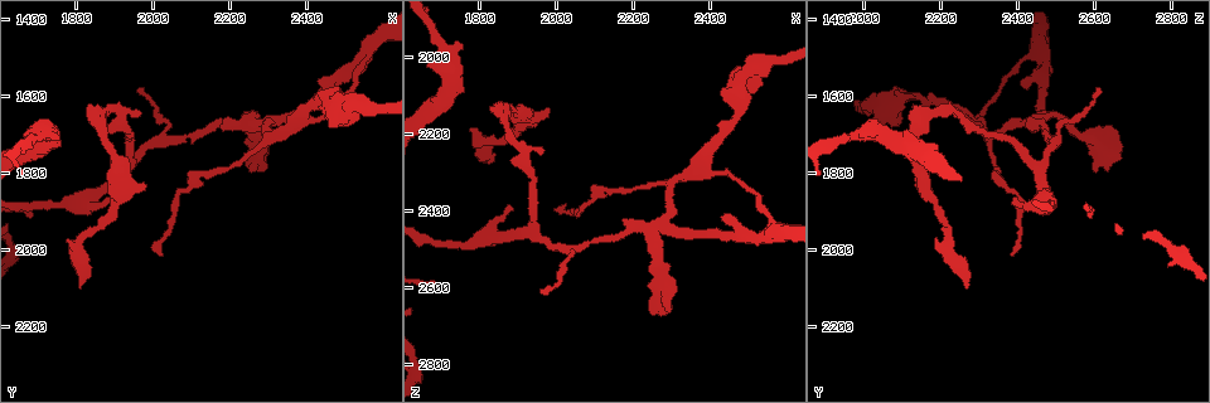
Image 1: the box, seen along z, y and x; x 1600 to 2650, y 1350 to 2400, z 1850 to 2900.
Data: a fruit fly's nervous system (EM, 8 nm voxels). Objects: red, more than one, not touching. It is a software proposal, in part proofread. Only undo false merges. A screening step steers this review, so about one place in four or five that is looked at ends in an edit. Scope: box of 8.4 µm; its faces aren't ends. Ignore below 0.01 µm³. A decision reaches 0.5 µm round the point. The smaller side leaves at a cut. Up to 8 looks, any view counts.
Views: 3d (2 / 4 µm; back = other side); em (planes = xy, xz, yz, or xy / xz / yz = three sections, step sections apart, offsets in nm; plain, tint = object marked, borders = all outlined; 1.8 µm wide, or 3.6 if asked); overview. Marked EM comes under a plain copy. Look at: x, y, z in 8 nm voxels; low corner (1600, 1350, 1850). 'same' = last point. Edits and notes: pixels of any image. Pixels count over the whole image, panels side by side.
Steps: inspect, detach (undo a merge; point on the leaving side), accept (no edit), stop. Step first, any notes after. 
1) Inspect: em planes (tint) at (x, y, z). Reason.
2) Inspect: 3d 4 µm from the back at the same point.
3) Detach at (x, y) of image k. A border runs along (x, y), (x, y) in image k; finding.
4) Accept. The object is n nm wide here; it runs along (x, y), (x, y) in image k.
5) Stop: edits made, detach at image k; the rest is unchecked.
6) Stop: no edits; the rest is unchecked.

Inspect: em planes (tint) at (2270, 1665, 2435).

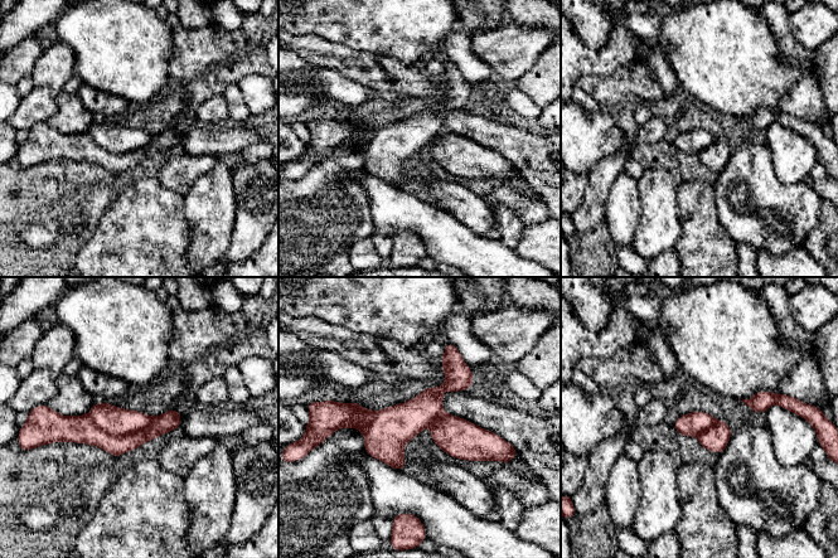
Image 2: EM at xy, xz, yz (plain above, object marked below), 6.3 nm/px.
Detach at (115, 421) of image 2. The part that leaves runs along (449, 349), (450, 381), (368, 450) in image 2; two neurons meet here.

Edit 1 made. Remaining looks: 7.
Inspect: em planes (tint) at (1715, 1695, 2020). A fork.

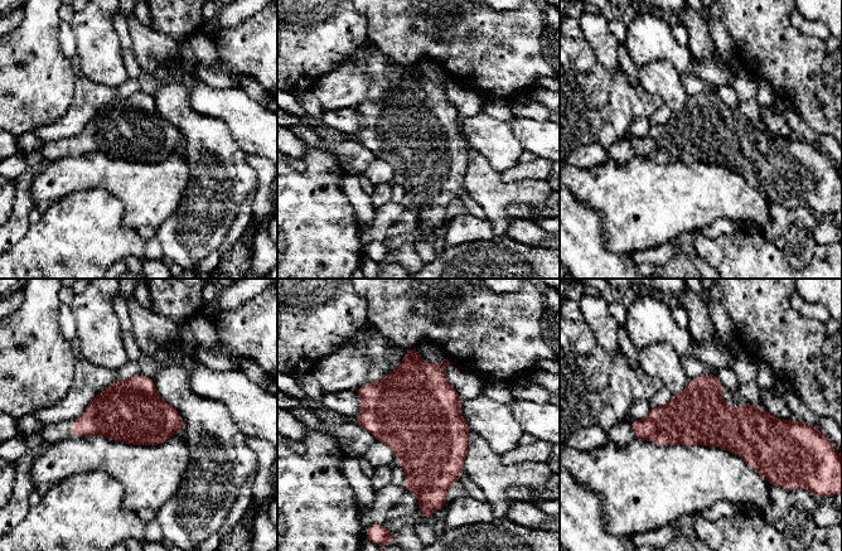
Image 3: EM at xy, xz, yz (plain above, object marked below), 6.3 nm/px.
Accept. One neuron here.

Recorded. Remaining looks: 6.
Stop: edits made, detach at image 2; the rest is unchecked.

